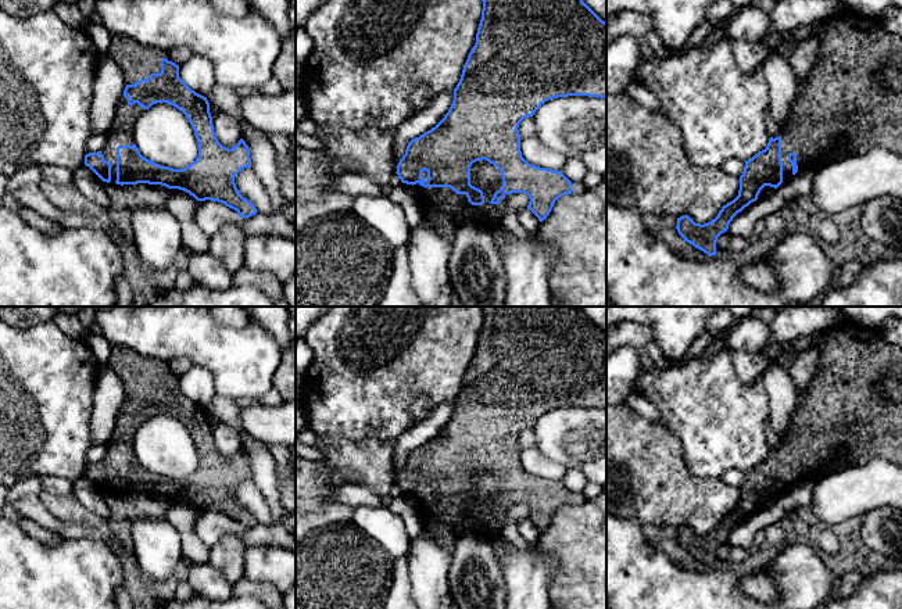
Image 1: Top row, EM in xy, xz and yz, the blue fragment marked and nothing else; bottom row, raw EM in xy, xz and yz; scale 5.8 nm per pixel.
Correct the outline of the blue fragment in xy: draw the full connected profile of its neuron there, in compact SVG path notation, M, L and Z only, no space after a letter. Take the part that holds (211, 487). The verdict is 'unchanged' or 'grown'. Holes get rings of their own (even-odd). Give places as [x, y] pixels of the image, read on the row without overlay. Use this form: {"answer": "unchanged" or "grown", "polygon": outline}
{"answer": "grown", "polygon": "M112 345L107 365L119 377L126 398L118 412L105 456L97 463L86 465L85 476L107 494L161 495L183 501L197 512L222 513L240 529L255 526L257 519L239 504L235 494L235 487L241 480L251 479L248 456L243 449L232 459L218 452L207 408L179 388L179 376L171 370L169 363ZM157 413L176 418L194 441L198 468L183 480L144 469L133 452L135 433Z"}

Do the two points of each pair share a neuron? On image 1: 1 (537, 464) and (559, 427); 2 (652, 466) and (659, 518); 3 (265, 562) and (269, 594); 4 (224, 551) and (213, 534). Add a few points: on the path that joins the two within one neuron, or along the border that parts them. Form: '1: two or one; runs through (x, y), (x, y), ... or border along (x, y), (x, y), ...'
1: two; border along (534, 445), (548, 458), (568, 468)
2: one; runs through (652, 479), (652, 484), (659, 491), (659, 505)
3: two; border along (244, 576), (253, 580), (268, 581), (281, 593)
4: two; border along (210, 548), (224, 537), (233, 534), (247, 548)

